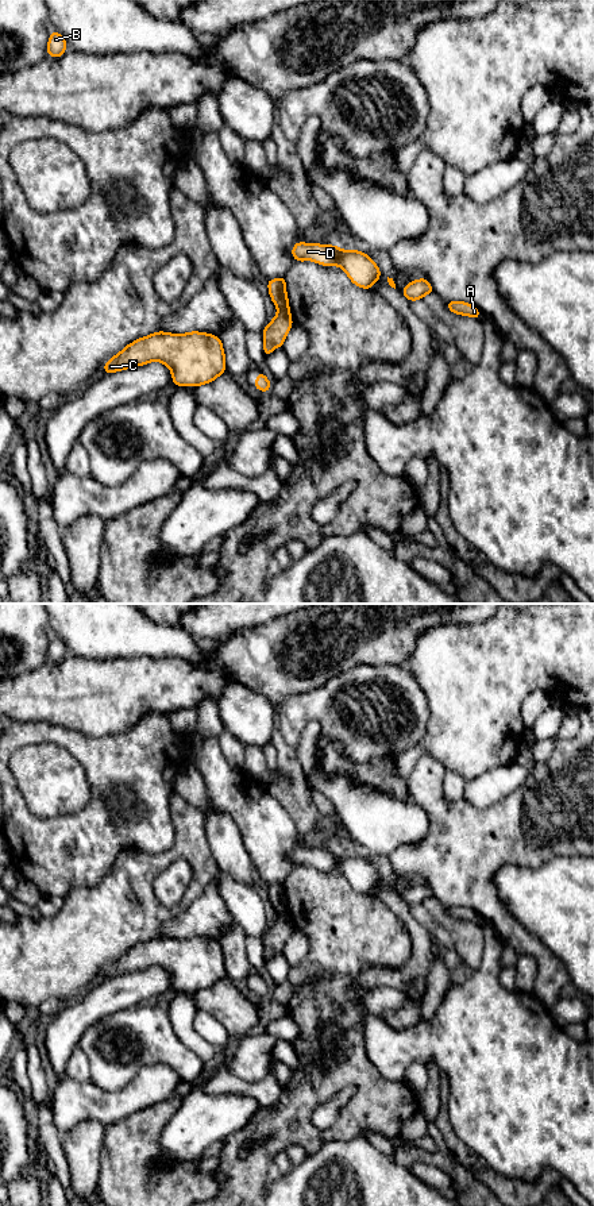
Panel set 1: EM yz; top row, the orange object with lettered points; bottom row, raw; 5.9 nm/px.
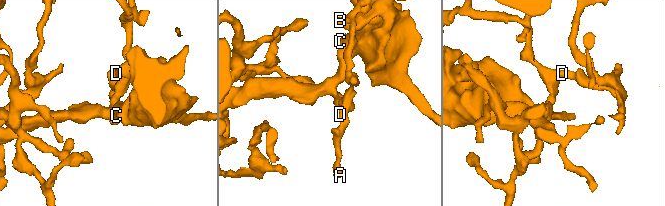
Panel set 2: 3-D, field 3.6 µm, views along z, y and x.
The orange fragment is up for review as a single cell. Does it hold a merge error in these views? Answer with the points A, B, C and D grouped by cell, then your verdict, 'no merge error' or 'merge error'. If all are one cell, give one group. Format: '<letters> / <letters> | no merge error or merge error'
A B D / C | merge error

